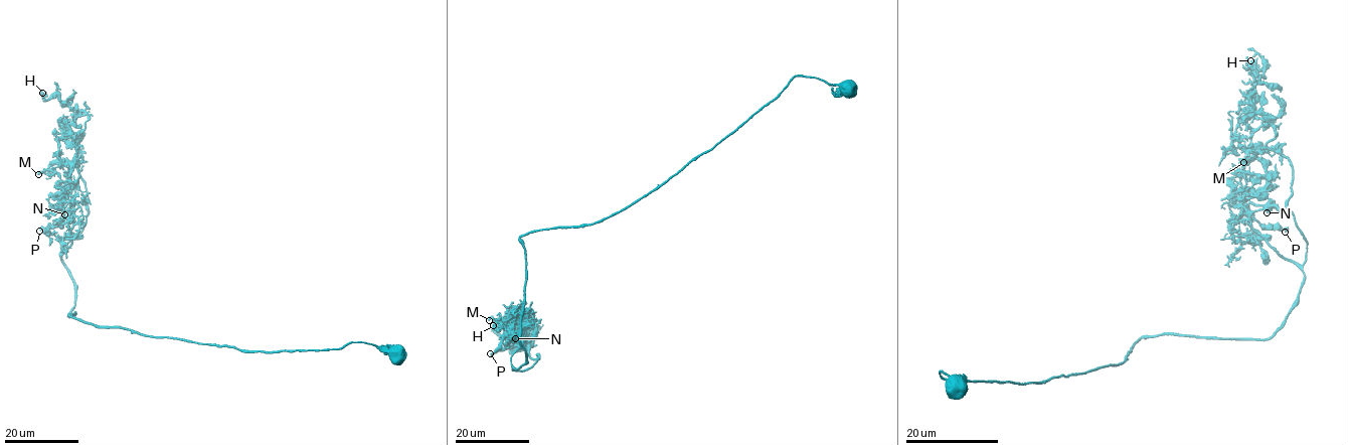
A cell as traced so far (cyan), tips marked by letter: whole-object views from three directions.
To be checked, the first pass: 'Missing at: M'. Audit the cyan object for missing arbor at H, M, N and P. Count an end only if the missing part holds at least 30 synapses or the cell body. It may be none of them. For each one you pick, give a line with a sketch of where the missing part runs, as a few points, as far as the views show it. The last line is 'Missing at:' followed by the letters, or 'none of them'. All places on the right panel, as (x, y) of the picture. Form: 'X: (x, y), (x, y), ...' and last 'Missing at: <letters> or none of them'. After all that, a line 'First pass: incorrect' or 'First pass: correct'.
Missing at: none of them
First pass: incorrect

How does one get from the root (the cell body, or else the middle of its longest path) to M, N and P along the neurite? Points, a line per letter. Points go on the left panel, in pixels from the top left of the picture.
M: (396, 354), (365, 342), (241, 351), (70, 317), (75, 284), (60, 254), (71, 244), (76, 182), (38, 174)
N: (396, 354), (365, 342), (241, 351), (78, 321), (60, 258), (73, 202), (55, 207), (64, 214)
P: (396, 354), (365, 342), (241, 351), (83, 322), (68, 315), (75, 284), (60, 258), (73, 210), (39, 231)

